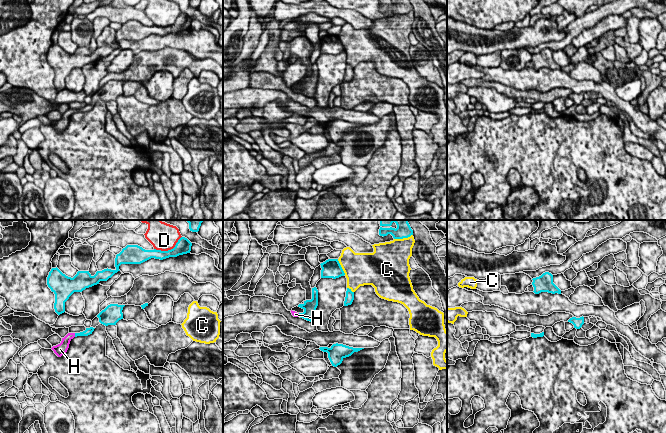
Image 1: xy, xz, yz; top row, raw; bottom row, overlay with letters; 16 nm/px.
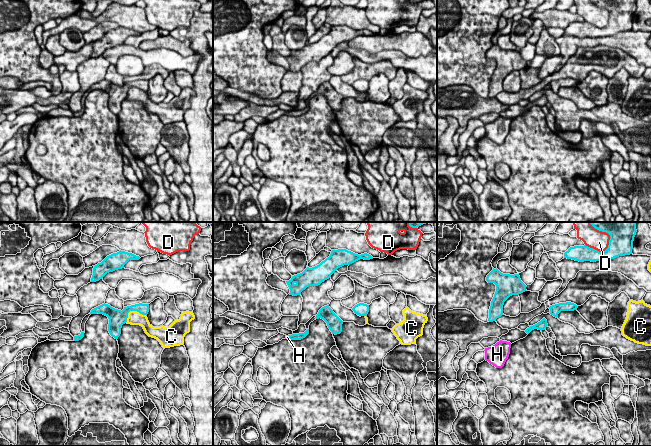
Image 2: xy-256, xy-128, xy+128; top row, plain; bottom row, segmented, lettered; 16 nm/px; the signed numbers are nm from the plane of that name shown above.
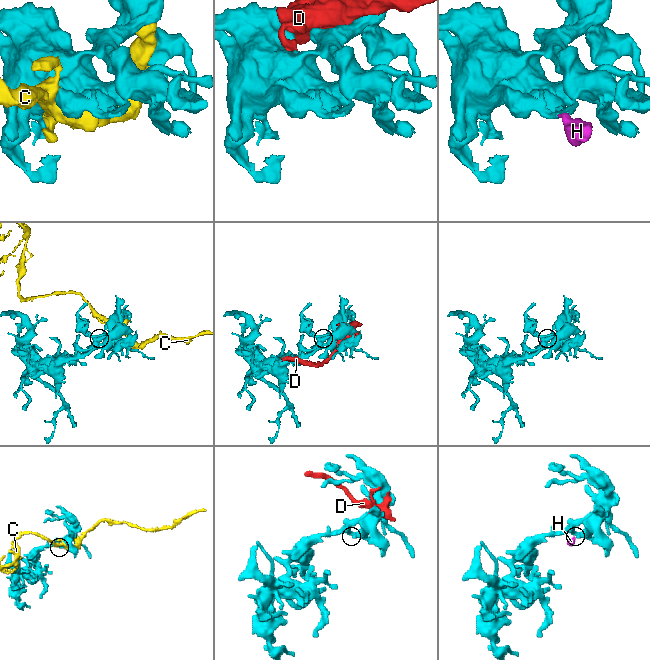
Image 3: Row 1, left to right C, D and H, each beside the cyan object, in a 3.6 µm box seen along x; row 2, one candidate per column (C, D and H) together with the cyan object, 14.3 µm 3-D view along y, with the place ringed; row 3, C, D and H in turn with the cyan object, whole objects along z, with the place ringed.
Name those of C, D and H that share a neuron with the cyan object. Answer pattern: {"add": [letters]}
{"add": ["H"]}

